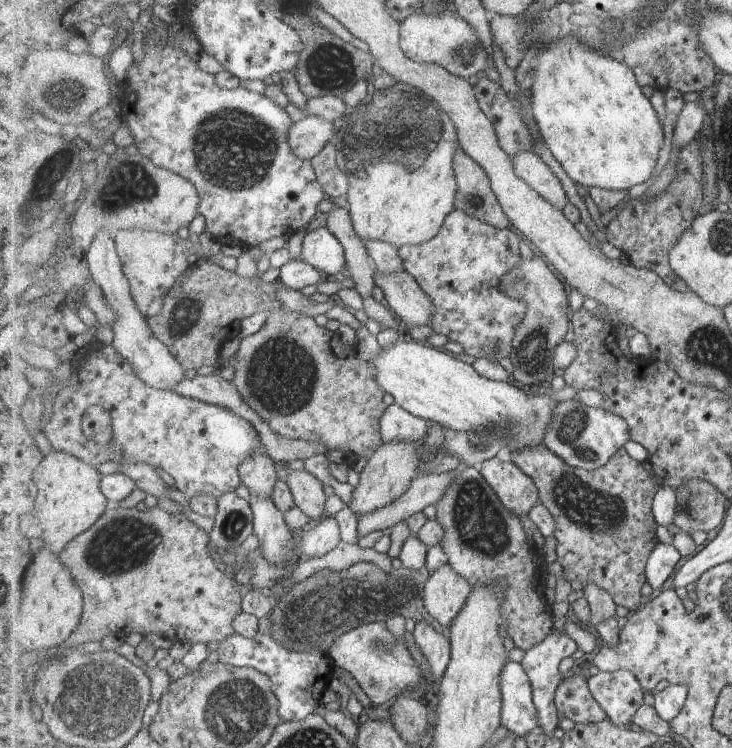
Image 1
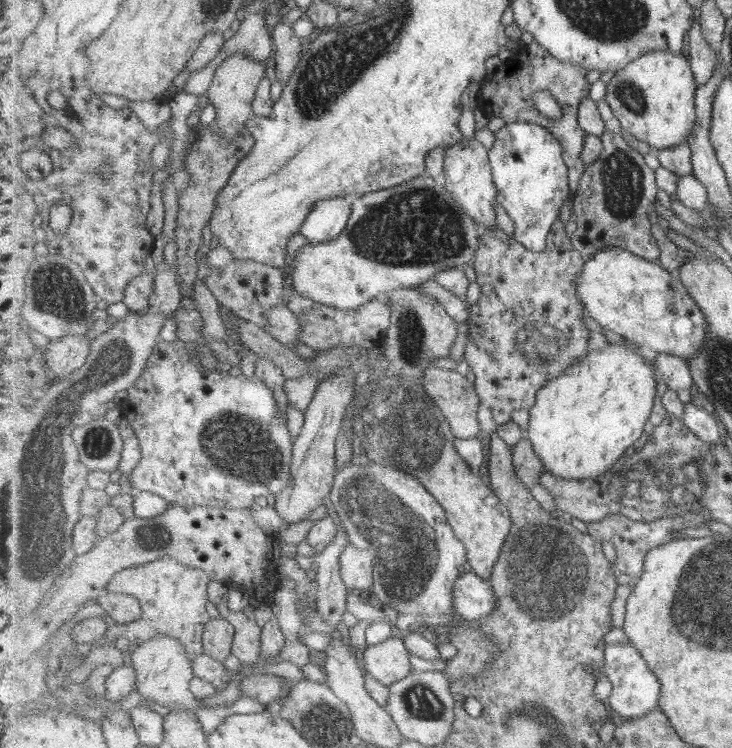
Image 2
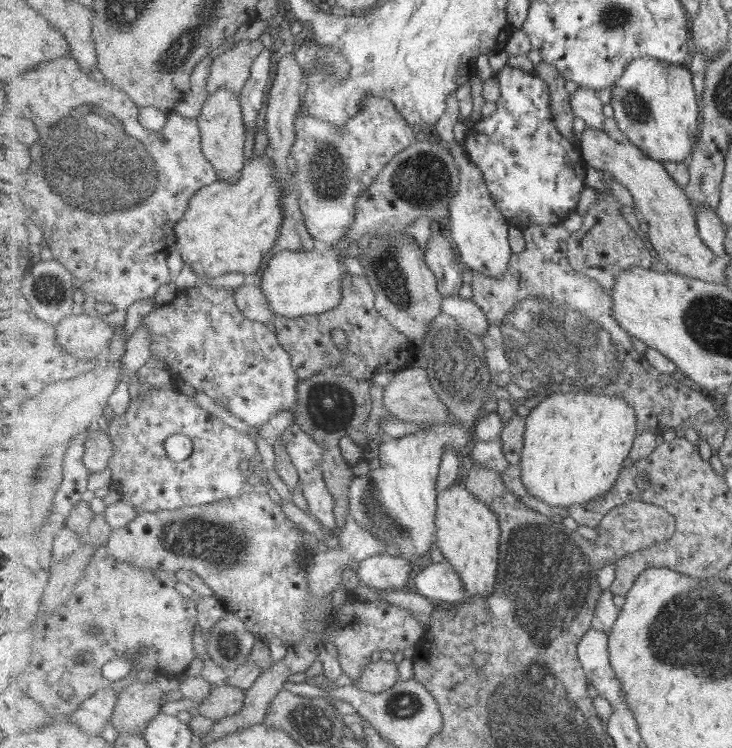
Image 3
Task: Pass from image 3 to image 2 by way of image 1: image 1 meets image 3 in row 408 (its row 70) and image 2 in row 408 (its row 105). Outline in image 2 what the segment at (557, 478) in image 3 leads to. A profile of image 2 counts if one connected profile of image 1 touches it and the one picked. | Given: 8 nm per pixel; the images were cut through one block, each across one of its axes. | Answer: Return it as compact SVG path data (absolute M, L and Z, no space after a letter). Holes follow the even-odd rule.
M624 339L624 343L617 345L608 343L602 350L591 350L588 356L582 356L579 358L579 362L575 362L569 370L565 370L563 376L559 378L553 378L543 389L537 393L537 404L529 411L529 423L528 423L528 436L527 438L532 442L533 448L535 448L536 454L540 459L540 468L544 471L553 472L555 476L561 476L561 478L567 478L567 480L587 480L589 478L596 478L605 474L608 470L620 461L620 458L626 456L628 452L632 451L632 446L645 434L645 424L651 416L651 410L653 410L653 404L655 404L655 394L657 394L657 380L655 377L659 374L659 370L656 366L656 360L653 354L645 351L639 344L634 344L629 340Z

